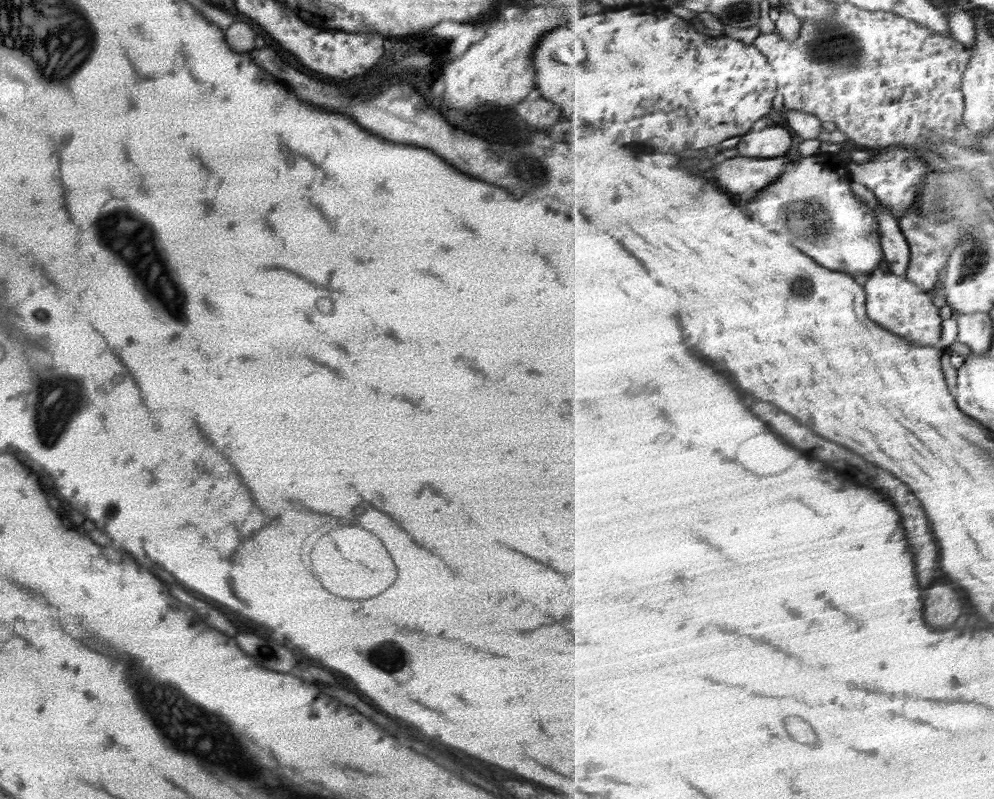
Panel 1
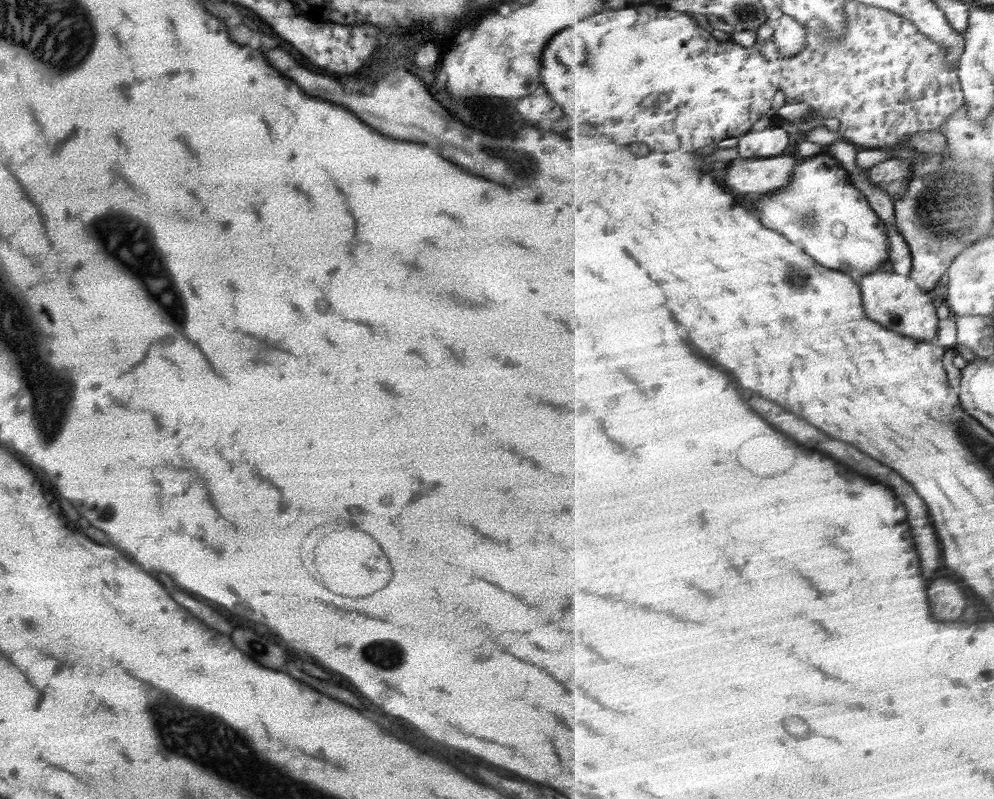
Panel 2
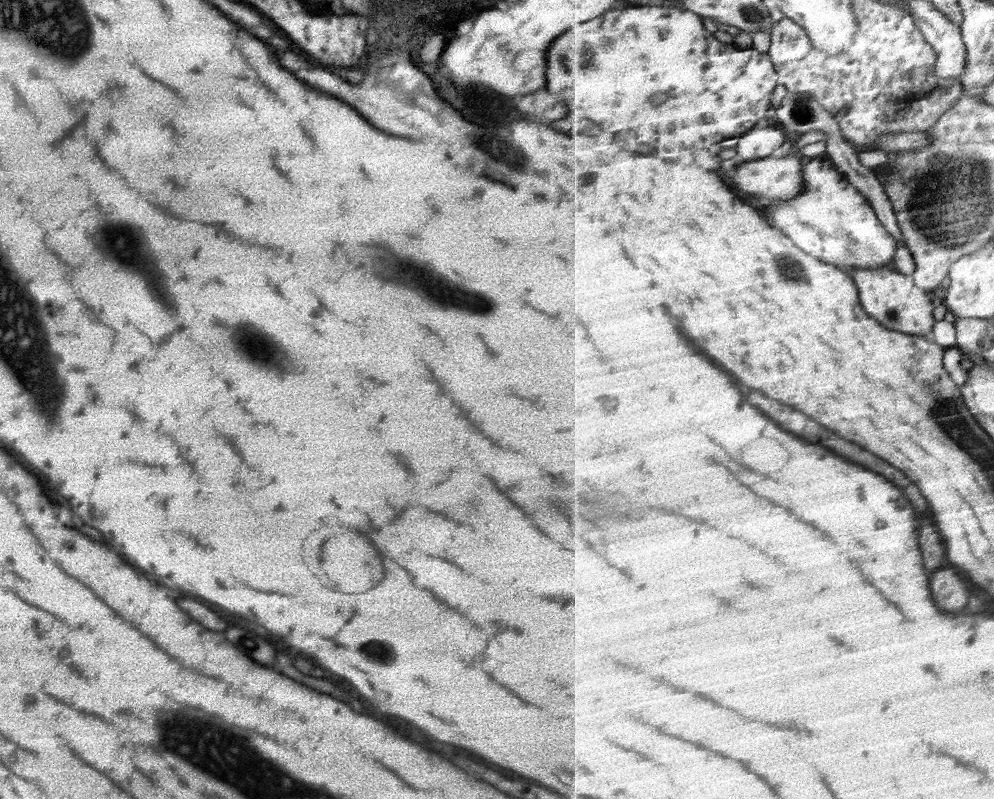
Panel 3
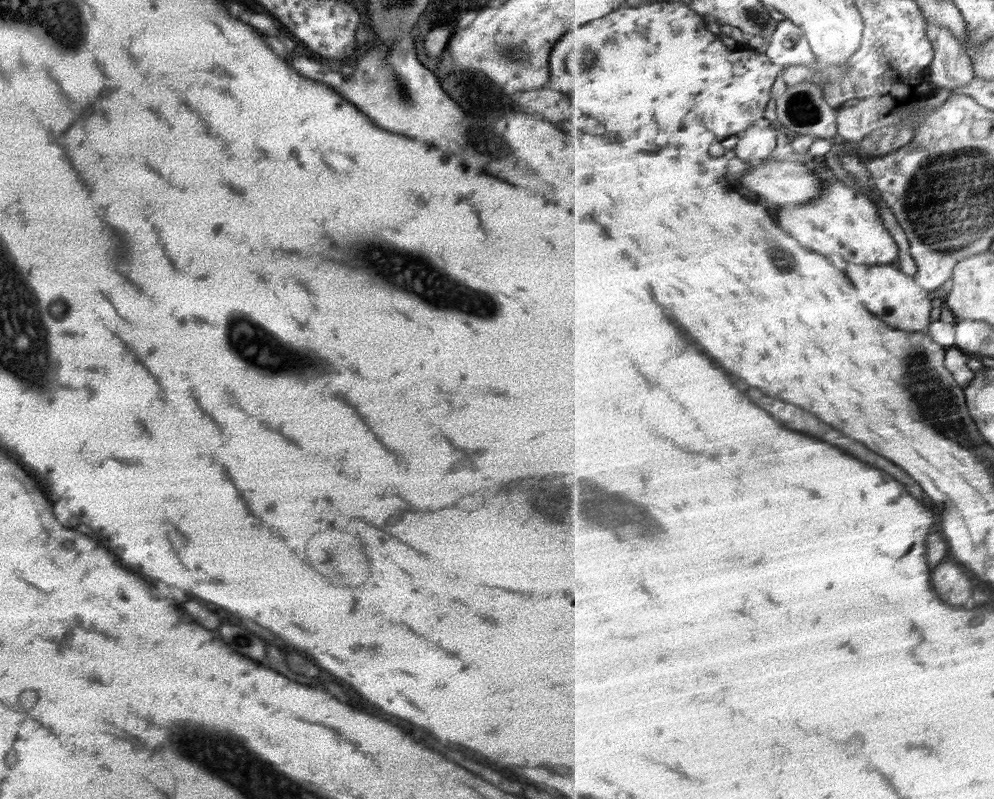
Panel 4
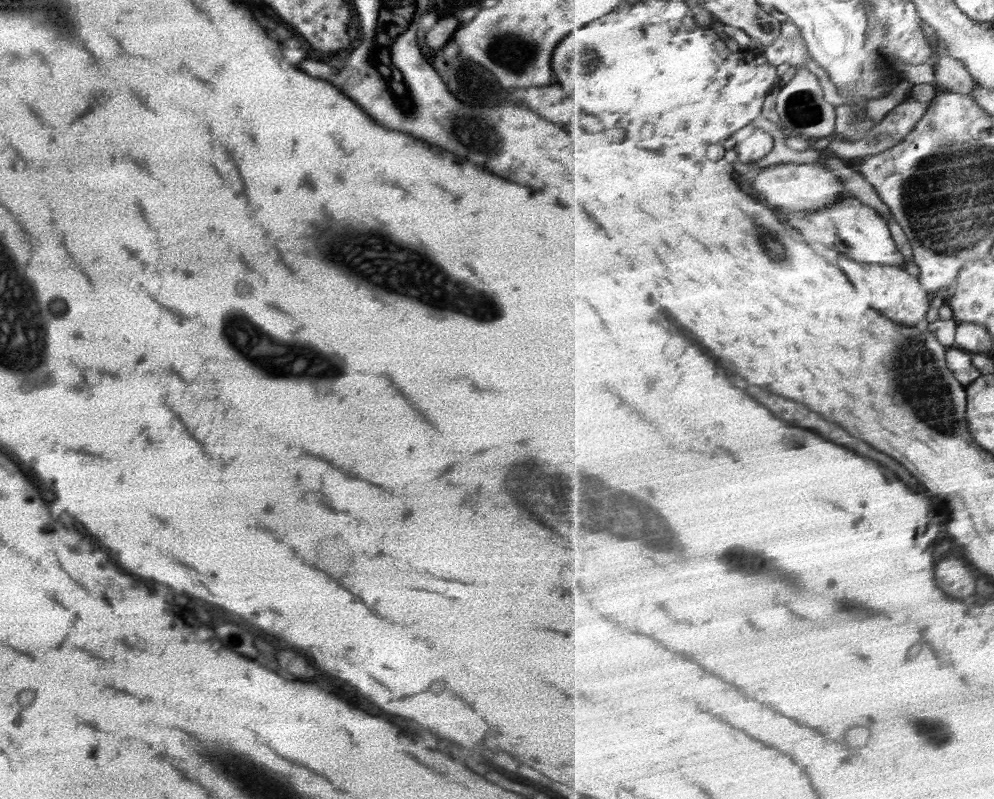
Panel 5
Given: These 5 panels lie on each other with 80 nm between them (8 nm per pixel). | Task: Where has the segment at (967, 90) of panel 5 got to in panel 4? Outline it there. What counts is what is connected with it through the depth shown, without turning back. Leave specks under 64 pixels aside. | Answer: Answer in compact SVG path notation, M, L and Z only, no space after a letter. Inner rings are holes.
M928 21L928 36L936 51L935 61L931 64L931 85L946 93L966 86L976 78L976 72L965 44L950 29Z

